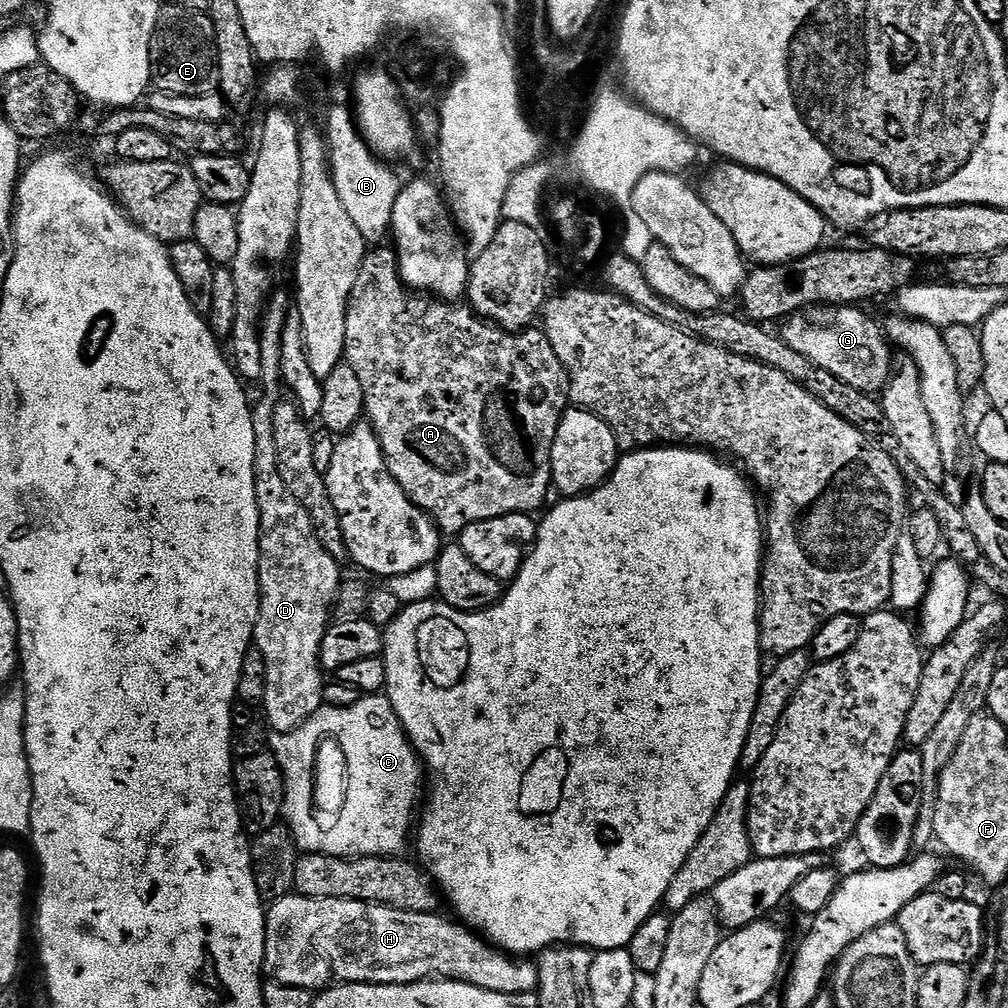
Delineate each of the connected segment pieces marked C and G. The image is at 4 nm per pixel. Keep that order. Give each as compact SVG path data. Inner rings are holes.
M368 694L361 698L358 702L348 707L330 707L328 705L321 705L319 710L310 716L302 726L294 729L290 732L282 732L271 737L270 751L272 755L278 758L278 762L282 766L282 774L284 775L284 814L282 817L283 823L287 824L289 830L292 832L292 836L297 842L304 841L304 839L314 842L319 848L319 851L324 852L327 856L347 856L349 858L353 856L395 856L399 857L400 852L404 847L409 847L410 837L414 832L414 825L418 820L418 809L422 804L422 796L420 800L420 783L425 783L426 776L422 771L422 760L418 755L416 748L413 747L412 741L408 739L408 733L401 731L400 719L398 714L394 710L391 700L384 694ZM325 738L332 738L339 741L344 748L348 749L348 761L350 762L348 772L348 783L350 784L350 798L344 813L335 821L336 824L332 828L332 832L326 832L321 823L323 821L318 817L318 811L315 805L315 790L316 790L316 759L318 758L319 748L323 744Z
M816 306L796 312L783 321L782 337L791 350L804 354L836 375L842 383L872 394L876 392L880 376L887 377L893 371L892 356L888 353L890 344L882 335L881 325L879 328L866 313L860 311L864 310L856 306Z

